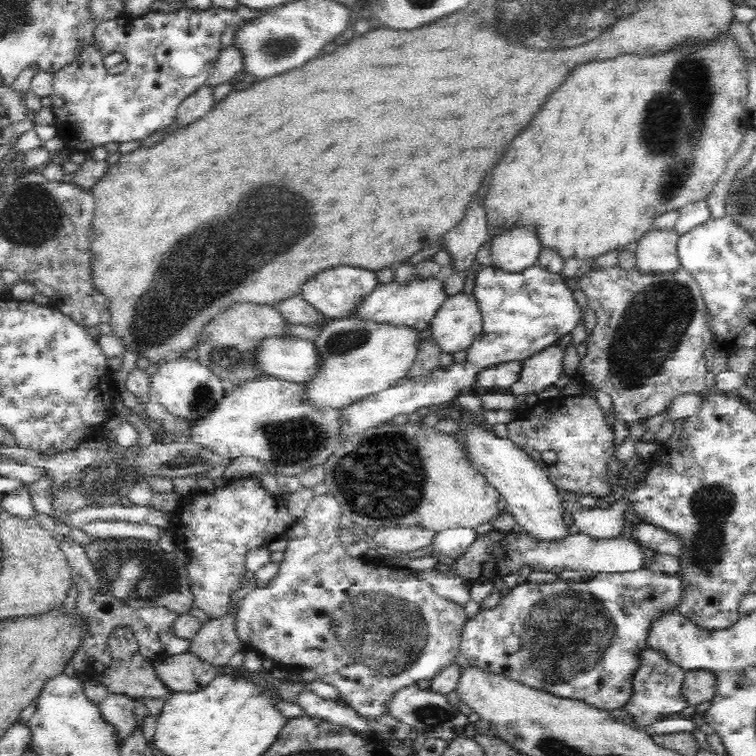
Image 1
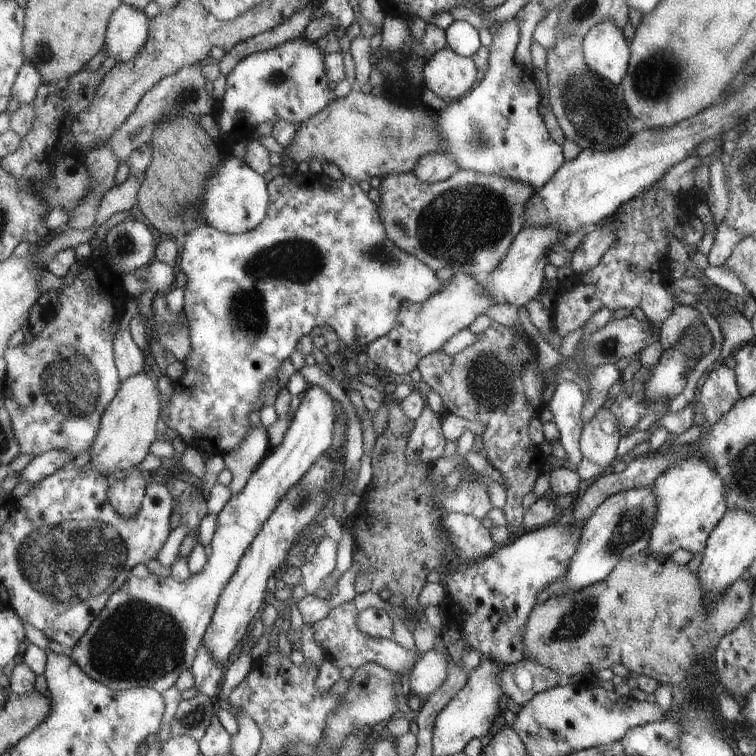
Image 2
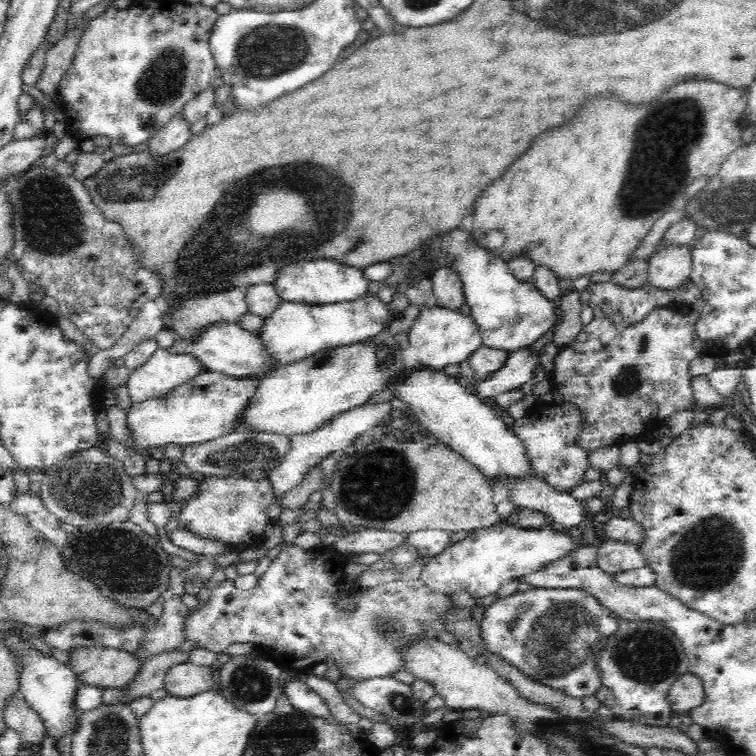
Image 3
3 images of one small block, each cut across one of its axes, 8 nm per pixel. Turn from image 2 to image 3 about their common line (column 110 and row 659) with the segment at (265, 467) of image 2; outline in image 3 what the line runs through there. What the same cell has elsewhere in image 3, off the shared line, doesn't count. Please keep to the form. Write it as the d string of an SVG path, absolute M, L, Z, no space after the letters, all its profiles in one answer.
M615 618L614 635L604 642L603 650L595 657L601 672L600 690L595 697L601 705L614 711L615 720L651 727L666 726L674 717L667 693L680 676L689 672L690 664L683 644L661 622Z

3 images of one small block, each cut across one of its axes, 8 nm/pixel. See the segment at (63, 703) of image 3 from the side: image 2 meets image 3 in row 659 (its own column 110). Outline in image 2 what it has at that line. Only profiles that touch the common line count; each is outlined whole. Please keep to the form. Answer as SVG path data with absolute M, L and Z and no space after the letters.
M120 4L114 14L110 16L109 26L107 27L107 38L103 44L104 56L113 58L115 64L133 59L141 50L146 36L149 34L150 20L143 14L142 10L133 8L128 4Z

